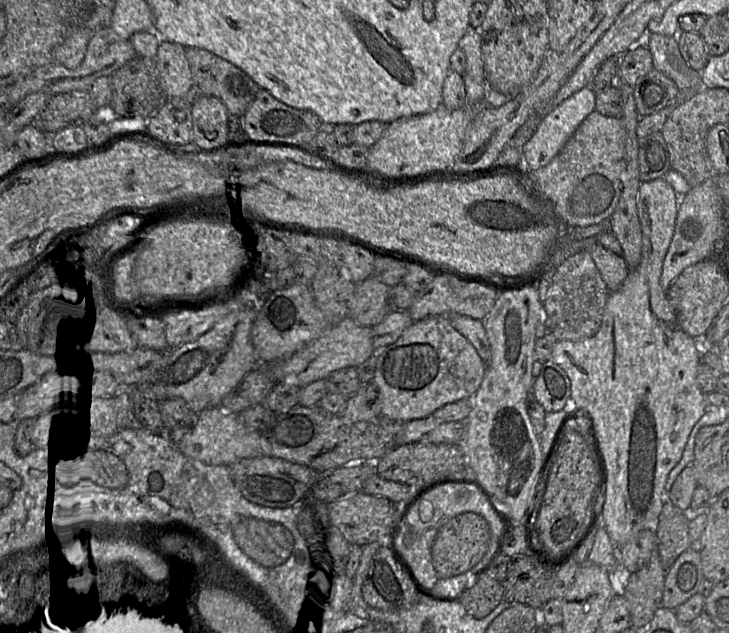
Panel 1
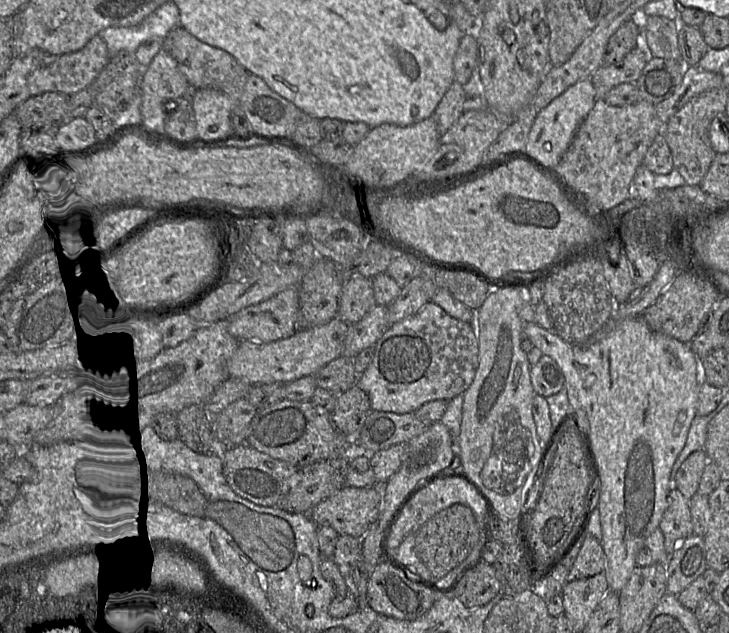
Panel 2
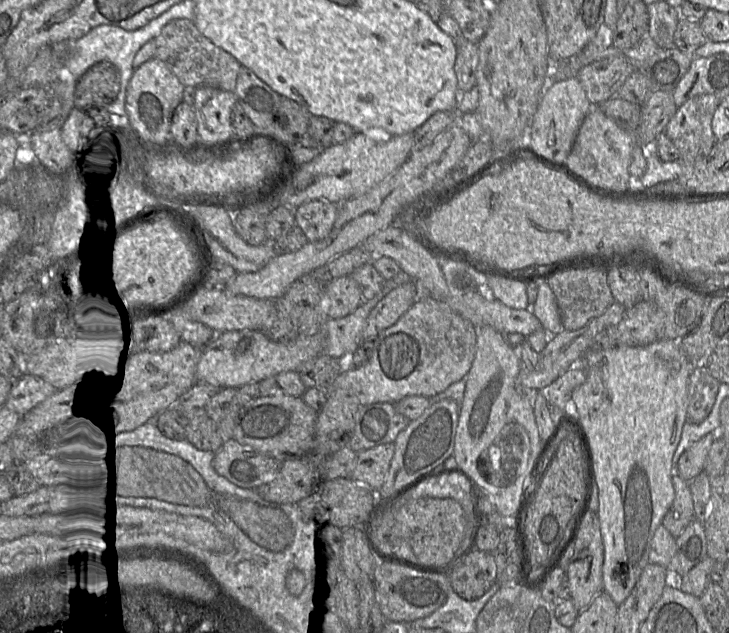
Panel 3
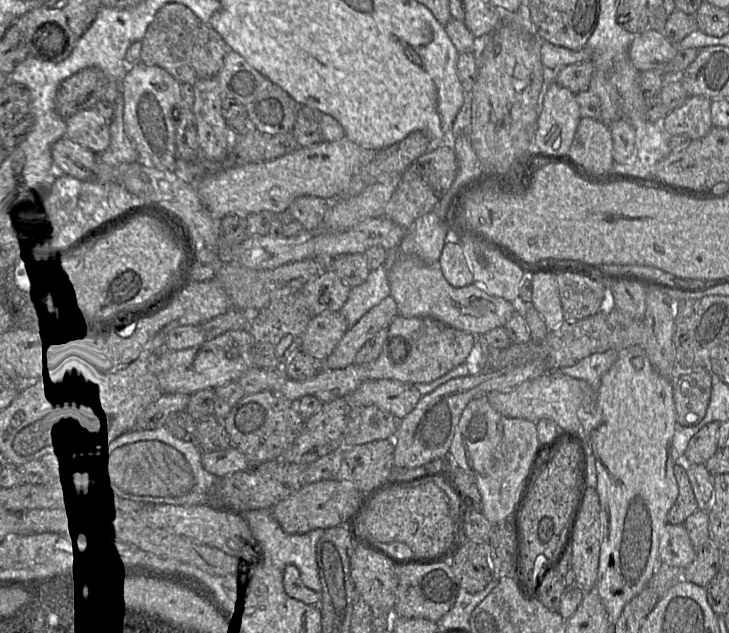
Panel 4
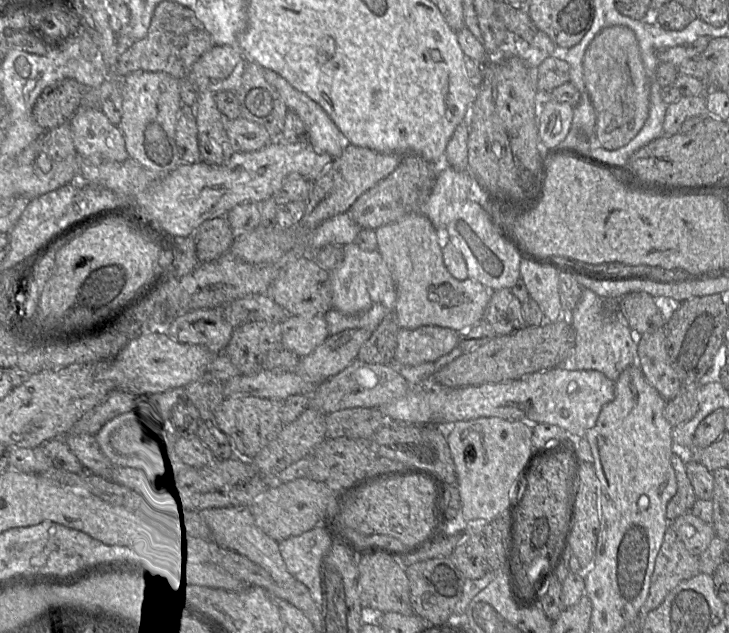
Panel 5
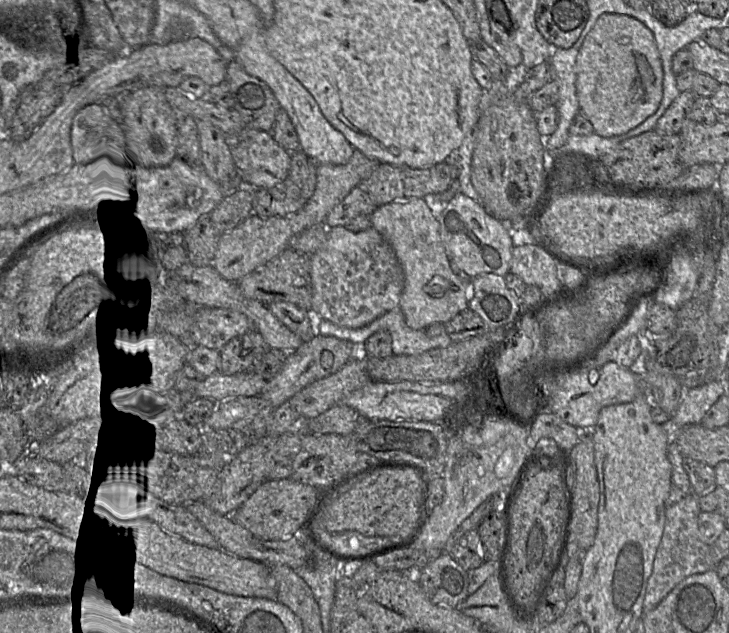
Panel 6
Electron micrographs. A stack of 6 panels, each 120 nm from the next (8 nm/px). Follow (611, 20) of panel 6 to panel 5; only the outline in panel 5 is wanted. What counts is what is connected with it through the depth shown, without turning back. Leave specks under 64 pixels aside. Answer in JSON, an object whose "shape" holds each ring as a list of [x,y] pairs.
{"shape":[[[622,25],[602,29],[585,51],[583,77],[596,115],[597,142],[607,150],[627,145],[642,129],[650,104],[650,80],[633,30]]]}

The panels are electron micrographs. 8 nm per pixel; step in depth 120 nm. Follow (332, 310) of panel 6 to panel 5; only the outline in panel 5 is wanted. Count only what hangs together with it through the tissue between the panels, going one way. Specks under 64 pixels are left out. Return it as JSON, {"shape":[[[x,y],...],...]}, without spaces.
{"shape":[[[355,242],[343,247],[344,258],[341,265],[330,271],[333,309],[347,315],[354,315],[370,309],[374,304],[382,304],[388,311],[394,311],[397,291],[392,274],[378,250],[365,251]]]}

